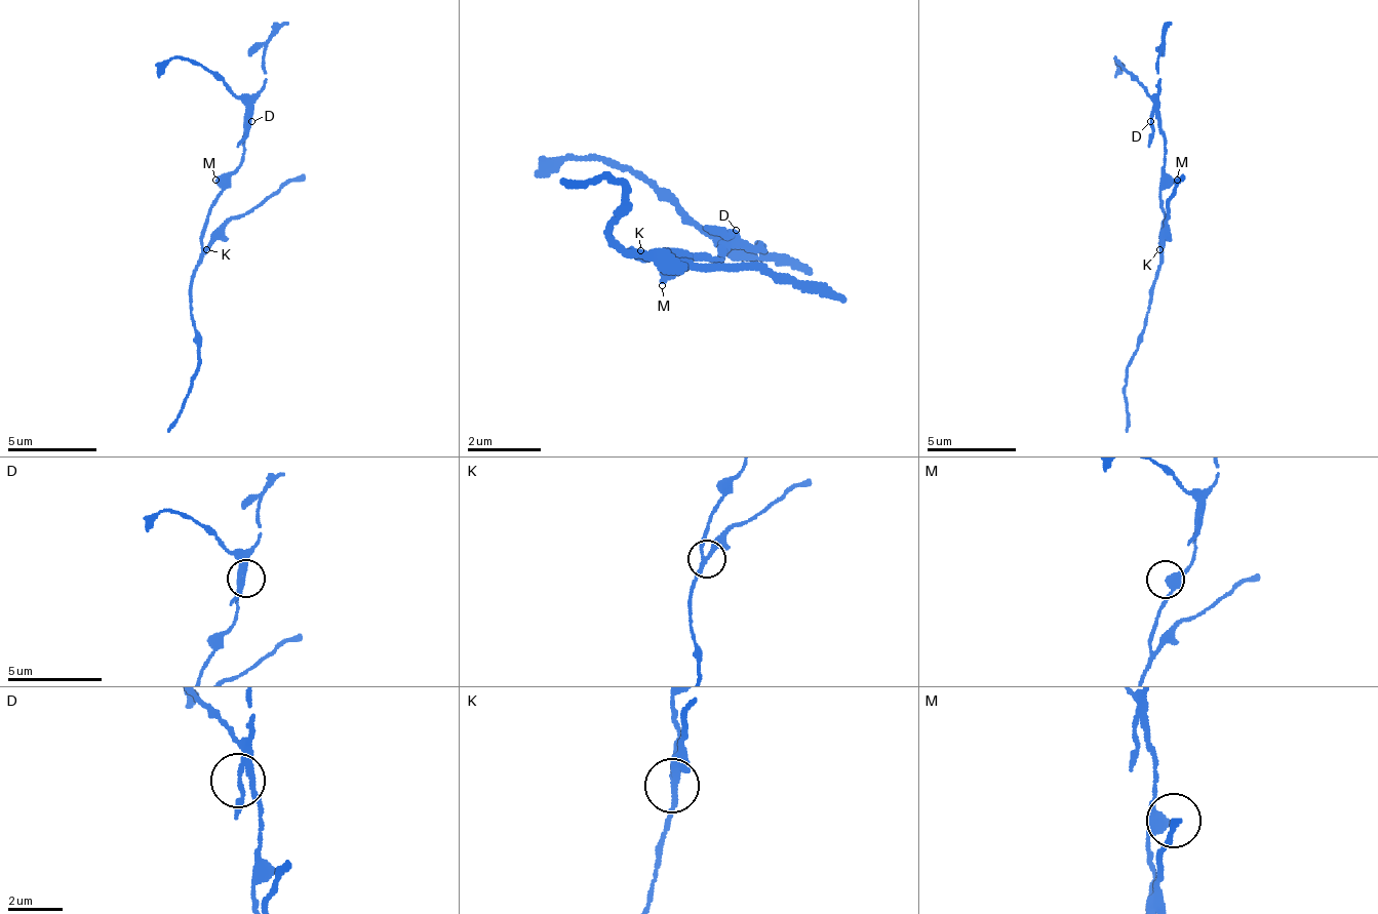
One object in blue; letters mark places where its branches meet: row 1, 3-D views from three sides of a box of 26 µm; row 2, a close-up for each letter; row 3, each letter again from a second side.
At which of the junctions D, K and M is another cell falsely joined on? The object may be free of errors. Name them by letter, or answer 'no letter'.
K

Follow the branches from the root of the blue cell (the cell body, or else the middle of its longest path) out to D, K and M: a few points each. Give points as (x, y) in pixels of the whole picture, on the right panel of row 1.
D: (1164, 215), (1164, 202), (1158, 197), (1158, 180), (1164, 174), (1164, 134), (1150, 121)
K: (1164, 215), (1164, 246), (1158, 250)
M: (1164, 215), (1164, 202), (1158, 193), (1177, 180)

